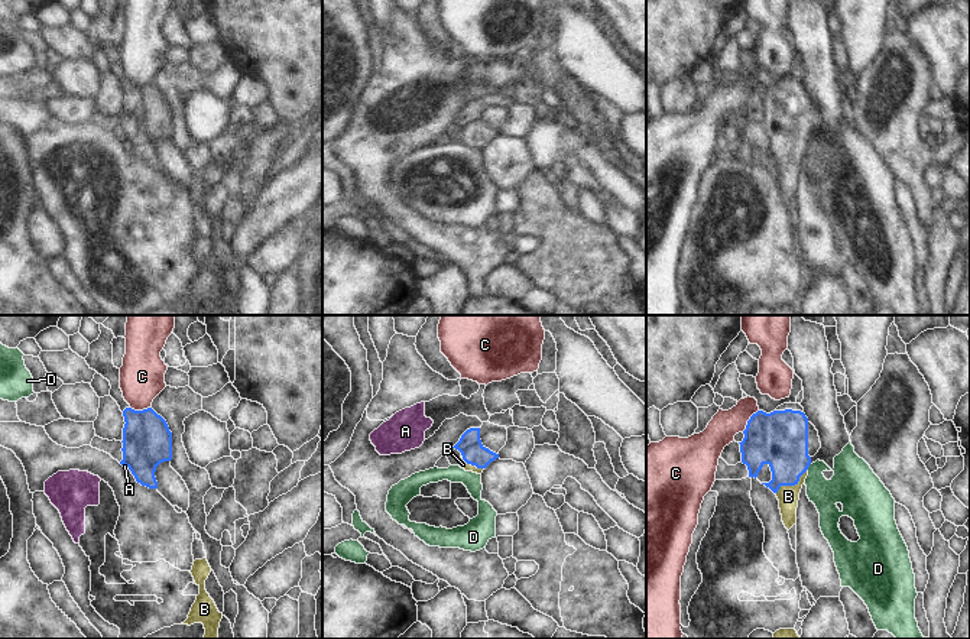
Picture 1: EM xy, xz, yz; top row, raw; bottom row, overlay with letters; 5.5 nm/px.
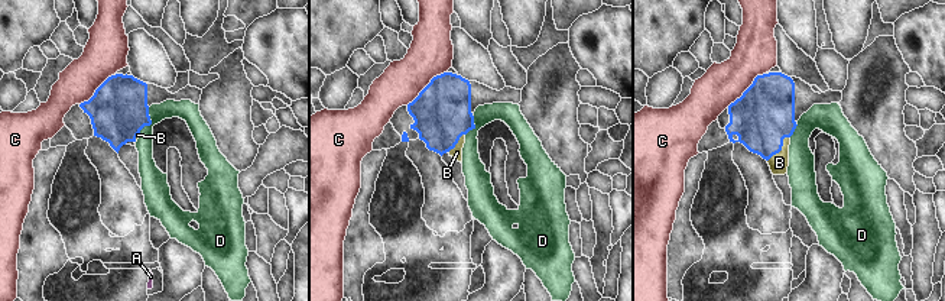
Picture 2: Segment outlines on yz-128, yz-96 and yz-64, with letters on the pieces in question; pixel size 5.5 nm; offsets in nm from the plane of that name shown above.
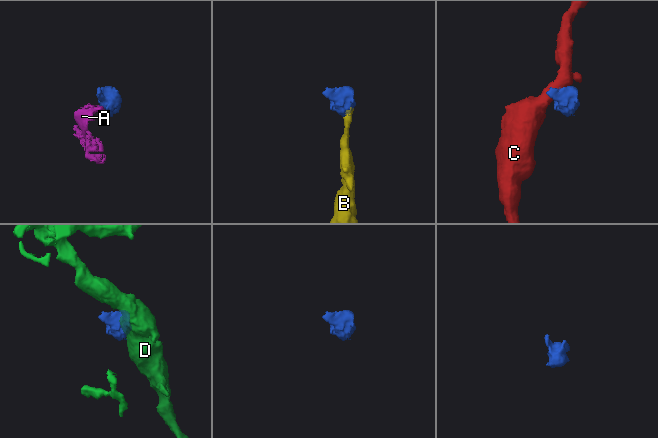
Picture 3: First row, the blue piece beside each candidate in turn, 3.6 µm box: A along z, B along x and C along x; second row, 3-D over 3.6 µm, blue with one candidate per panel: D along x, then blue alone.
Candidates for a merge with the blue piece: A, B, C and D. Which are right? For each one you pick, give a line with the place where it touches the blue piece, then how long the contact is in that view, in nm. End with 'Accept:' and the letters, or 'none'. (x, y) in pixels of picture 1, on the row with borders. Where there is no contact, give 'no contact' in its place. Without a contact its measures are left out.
B: meets blue in yz at (791, 485); contact 220 nm long
Accept: B

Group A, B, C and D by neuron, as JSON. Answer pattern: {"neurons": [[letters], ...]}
{"neurons": [["A"], ["B"], ["C"], ["D"]]}

